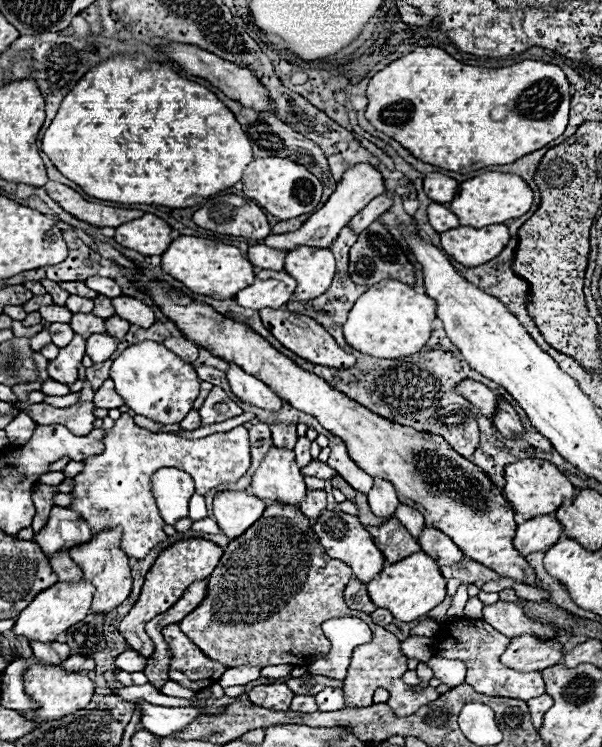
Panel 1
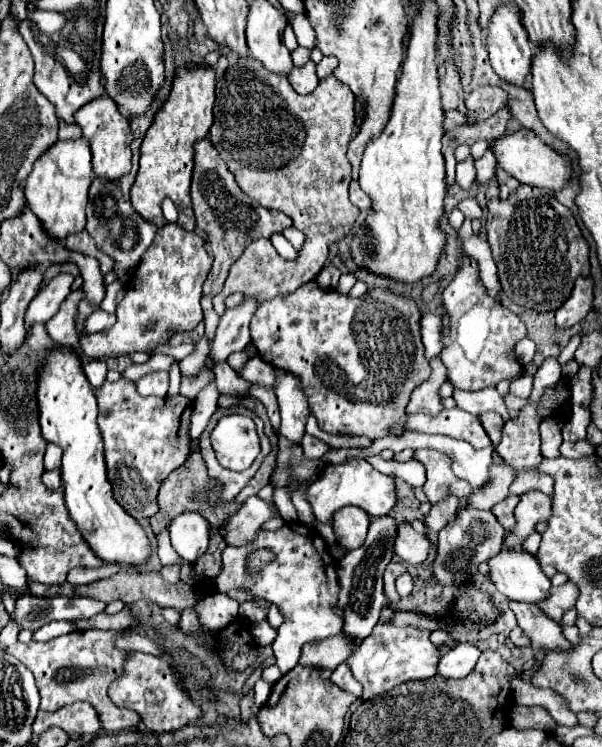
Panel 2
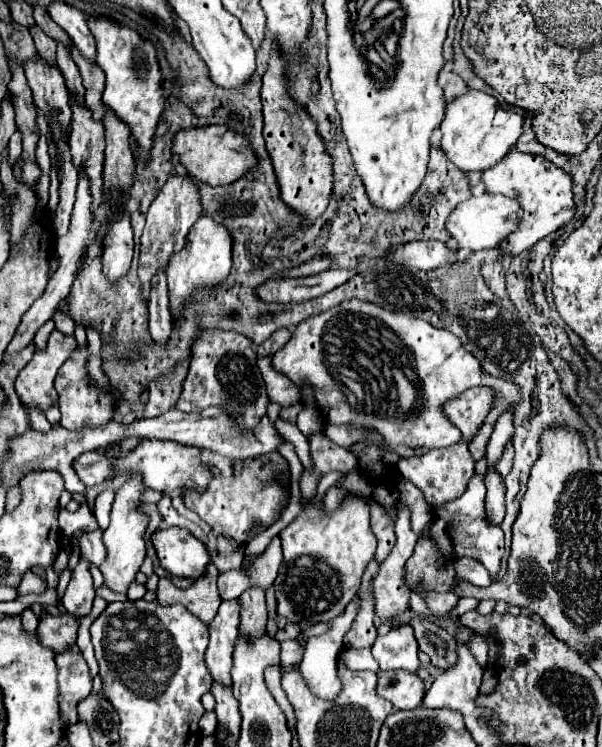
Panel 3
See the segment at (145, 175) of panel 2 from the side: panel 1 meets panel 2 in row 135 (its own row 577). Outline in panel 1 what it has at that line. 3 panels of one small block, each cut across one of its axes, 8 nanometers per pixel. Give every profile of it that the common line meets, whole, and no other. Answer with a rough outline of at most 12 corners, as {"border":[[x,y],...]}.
{"border":[[190,538],[166,548],[120,622],[126,644],[150,658],[144,626],[216,568],[222,548]]}

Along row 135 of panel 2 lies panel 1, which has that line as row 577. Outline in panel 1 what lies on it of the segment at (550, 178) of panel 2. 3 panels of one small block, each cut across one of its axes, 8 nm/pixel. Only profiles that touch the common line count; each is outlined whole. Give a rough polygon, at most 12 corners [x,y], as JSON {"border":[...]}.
{"border":[[132,282],[188,340],[312,414],[468,558],[530,586],[514,510],[442,436],[348,400],[262,336]]}

